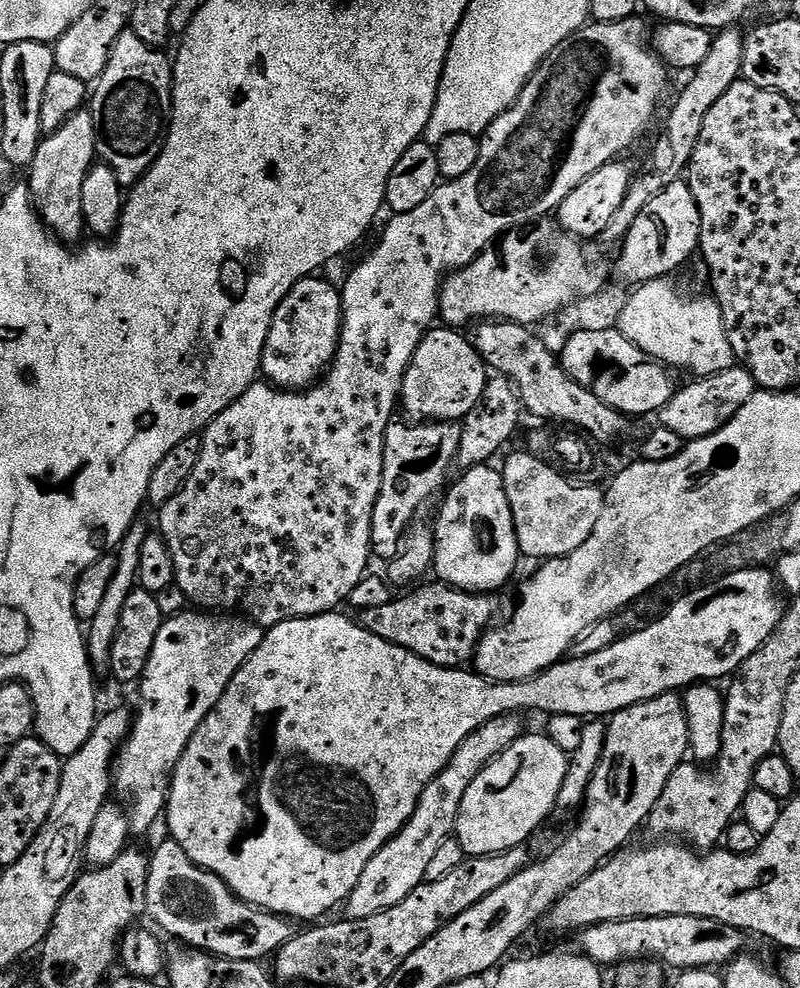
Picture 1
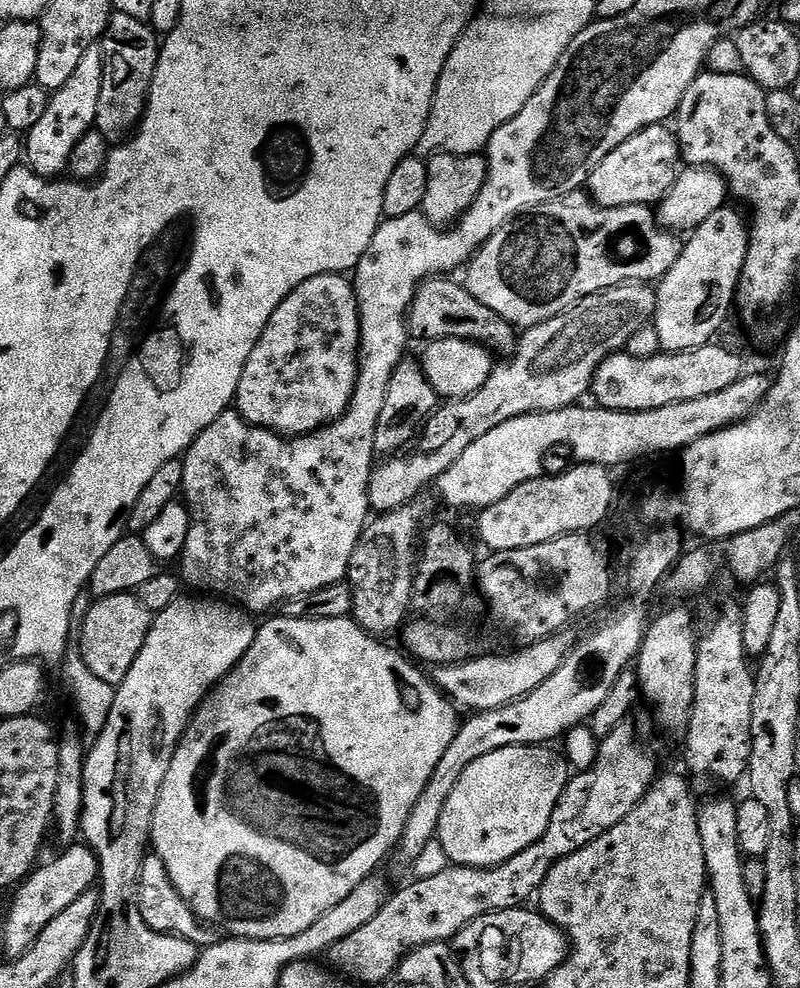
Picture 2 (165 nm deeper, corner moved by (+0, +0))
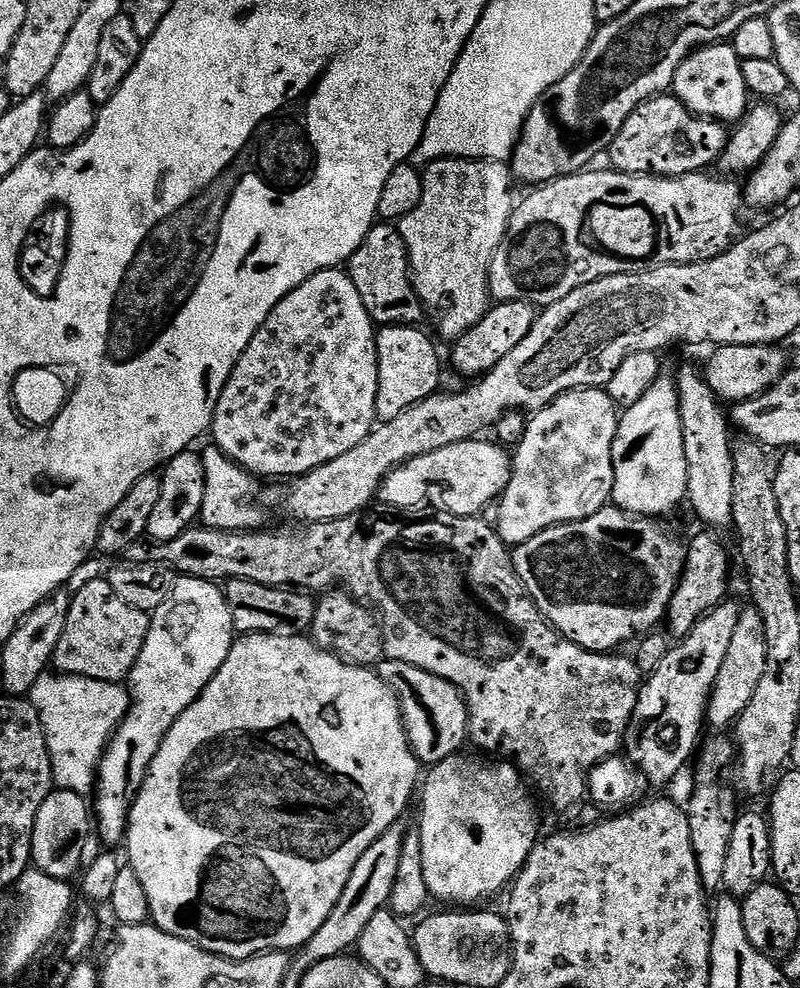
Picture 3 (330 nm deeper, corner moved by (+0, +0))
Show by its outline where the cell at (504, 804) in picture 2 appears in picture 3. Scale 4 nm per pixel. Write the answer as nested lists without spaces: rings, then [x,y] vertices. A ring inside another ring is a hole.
[[[457,754],[431,765],[423,777],[422,791],[418,796],[418,835],[422,842],[422,872],[426,874],[428,895],[435,899],[437,896],[440,900],[449,900],[452,906],[476,906],[479,900],[495,892],[503,893],[528,861],[528,855],[541,835],[536,804],[528,797],[524,789],[525,781],[516,765],[500,758],[475,760],[472,756],[464,755]]]

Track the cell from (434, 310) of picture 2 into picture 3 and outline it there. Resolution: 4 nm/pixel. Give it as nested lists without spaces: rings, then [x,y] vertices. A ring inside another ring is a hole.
[[[395,223],[373,224],[362,246],[358,246],[358,250],[346,262],[346,271],[348,277],[354,282],[358,295],[362,298],[362,306],[366,306],[366,314],[370,314],[370,318],[377,325],[411,324],[416,326],[426,315],[424,302],[416,293],[416,286],[412,282],[404,239]]]

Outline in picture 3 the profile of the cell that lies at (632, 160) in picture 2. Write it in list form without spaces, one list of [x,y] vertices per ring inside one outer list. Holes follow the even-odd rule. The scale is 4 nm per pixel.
[[[661,94],[648,100],[626,118],[622,130],[618,130],[618,138],[609,146],[607,159],[612,159],[611,167],[618,172],[638,174],[639,176],[685,176],[691,172],[703,172],[711,169],[719,161],[724,148],[730,139],[730,132],[723,123],[707,120],[705,116],[696,116],[677,96]]]

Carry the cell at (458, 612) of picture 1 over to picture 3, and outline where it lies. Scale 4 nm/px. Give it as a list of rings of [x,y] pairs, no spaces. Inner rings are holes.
[[[609,506],[585,520],[559,524],[534,534],[534,538],[515,545],[512,561],[528,595],[557,632],[591,652],[611,653],[619,649],[619,644],[653,631],[659,625],[656,623],[667,617],[672,595],[688,561],[688,549],[685,541],[680,541],[664,524],[667,523],[660,518],[635,516]]]

